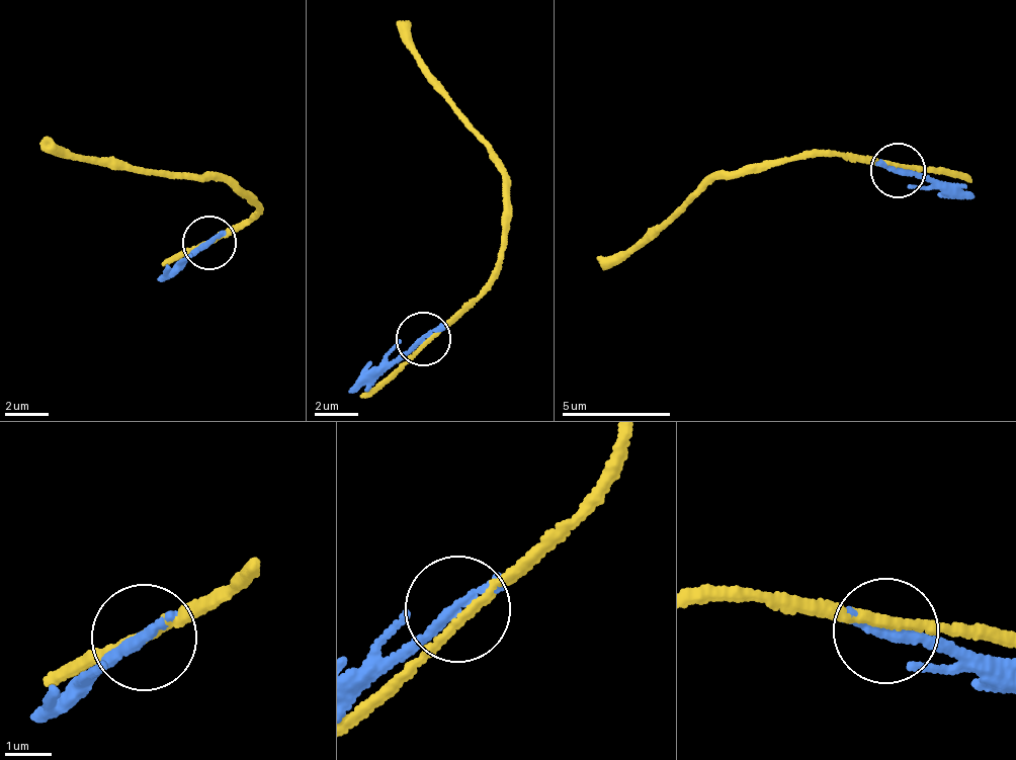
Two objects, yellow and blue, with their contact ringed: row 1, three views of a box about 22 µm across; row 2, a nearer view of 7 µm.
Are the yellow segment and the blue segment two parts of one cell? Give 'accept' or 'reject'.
reject

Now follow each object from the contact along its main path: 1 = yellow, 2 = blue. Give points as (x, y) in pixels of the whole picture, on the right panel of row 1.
1: (902, 171), (853, 156), (796, 160), (709, 179), (634, 246), (599, 261)
2: (897, 172), (972, 198)

